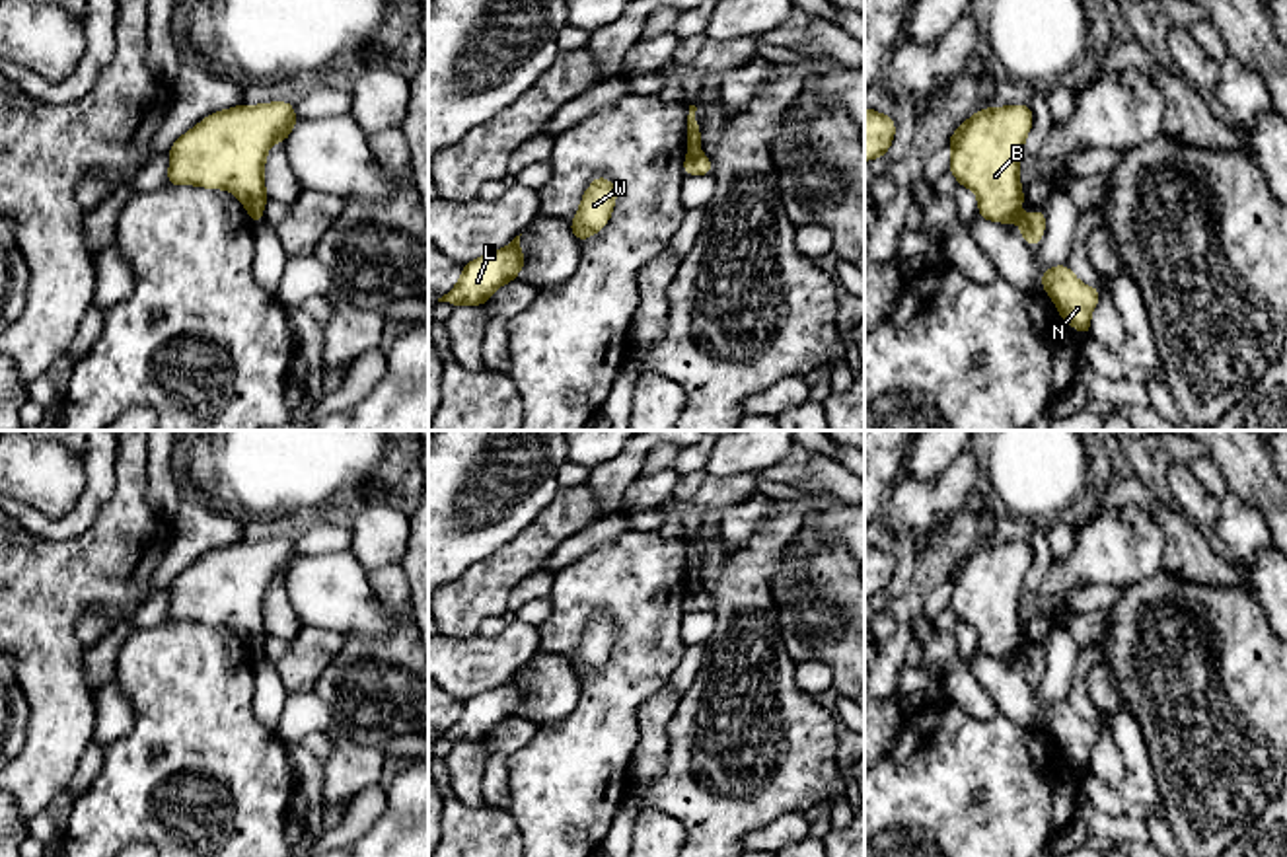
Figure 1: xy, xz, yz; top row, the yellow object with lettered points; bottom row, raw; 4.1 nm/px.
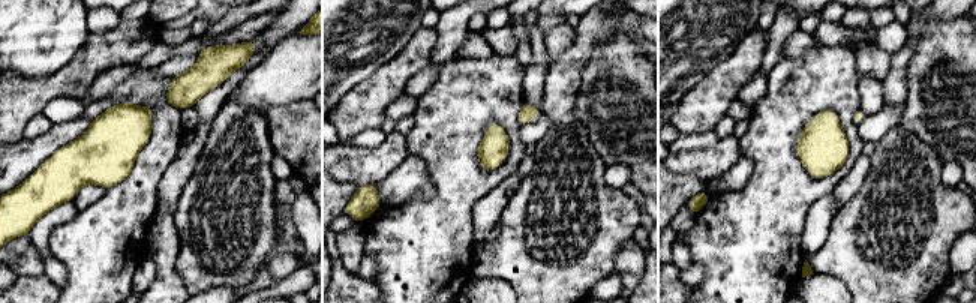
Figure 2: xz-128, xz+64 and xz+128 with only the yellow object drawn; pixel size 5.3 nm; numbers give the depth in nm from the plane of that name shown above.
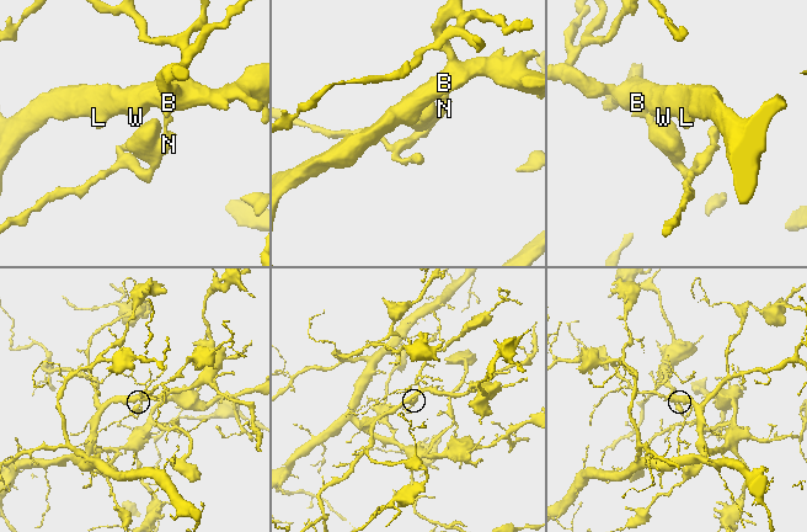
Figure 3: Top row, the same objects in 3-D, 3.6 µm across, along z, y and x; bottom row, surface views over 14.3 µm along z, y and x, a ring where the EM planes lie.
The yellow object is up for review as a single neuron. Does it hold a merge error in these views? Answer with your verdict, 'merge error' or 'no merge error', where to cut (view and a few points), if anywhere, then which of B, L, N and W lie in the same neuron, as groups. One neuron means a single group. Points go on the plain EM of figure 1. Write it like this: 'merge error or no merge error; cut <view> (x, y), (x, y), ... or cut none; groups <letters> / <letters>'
merge error; cut xz (698, 583), (690, 587); groups B L W / N

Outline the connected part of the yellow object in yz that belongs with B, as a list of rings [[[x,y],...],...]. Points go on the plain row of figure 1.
[[[1030,541],[985,543],[948,573],[948,608],[977,631],[979,656],[1018,658],[1024,639],[1020,594],[1032,559]]]

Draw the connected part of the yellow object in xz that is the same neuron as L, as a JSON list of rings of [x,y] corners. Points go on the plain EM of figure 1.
[[[516,672],[508,684],[465,699],[458,721],[438,738],[448,738],[456,744],[485,742],[496,725],[516,717],[526,697],[526,691],[520,688],[520,672]]]

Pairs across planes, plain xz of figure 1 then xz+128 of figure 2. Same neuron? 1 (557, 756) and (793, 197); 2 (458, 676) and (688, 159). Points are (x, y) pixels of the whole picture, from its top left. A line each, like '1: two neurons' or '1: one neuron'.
1: one neuron
2: one neuron

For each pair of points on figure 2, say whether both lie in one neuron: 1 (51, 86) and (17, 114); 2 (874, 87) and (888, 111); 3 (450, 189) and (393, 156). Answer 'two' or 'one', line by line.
1: one
2: two
3: two

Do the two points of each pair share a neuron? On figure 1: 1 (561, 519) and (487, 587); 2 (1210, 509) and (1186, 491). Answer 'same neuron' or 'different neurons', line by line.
1: same neuron
2: same neuron

